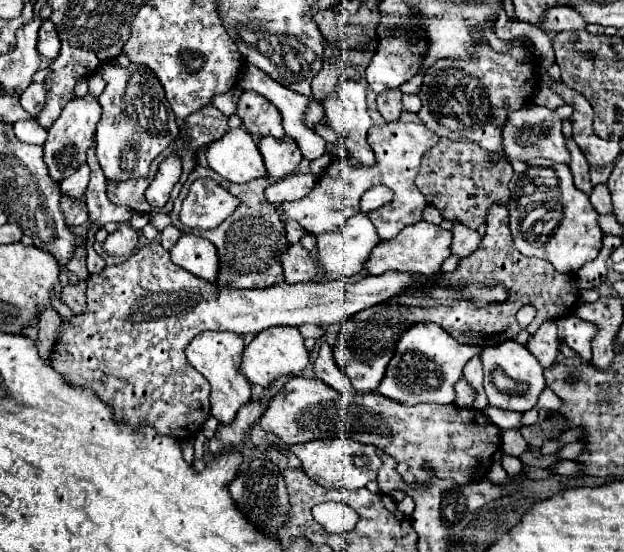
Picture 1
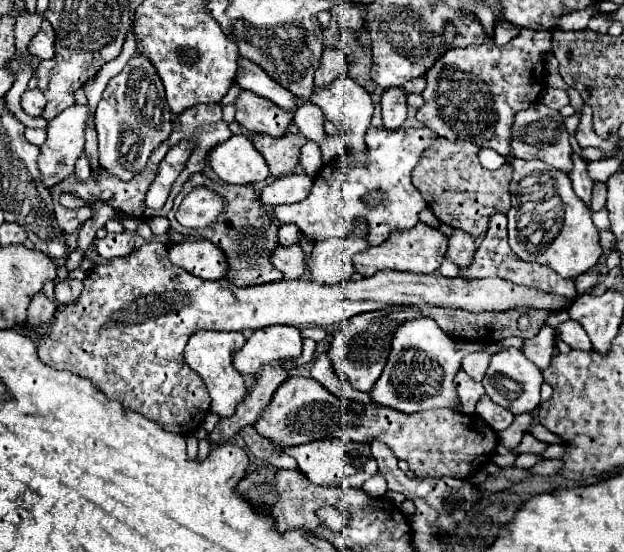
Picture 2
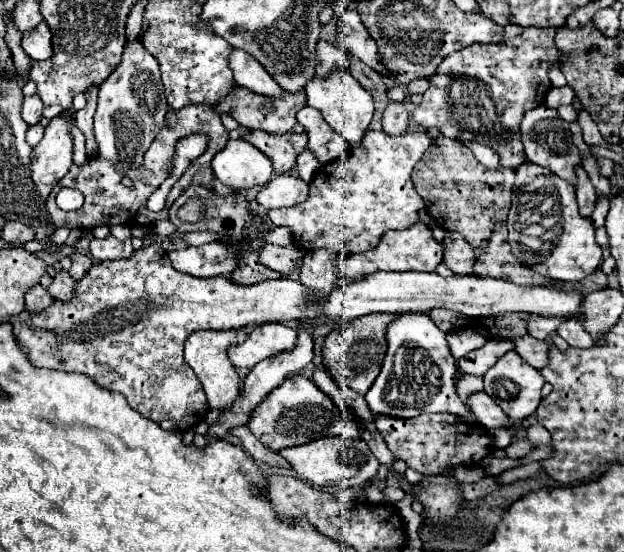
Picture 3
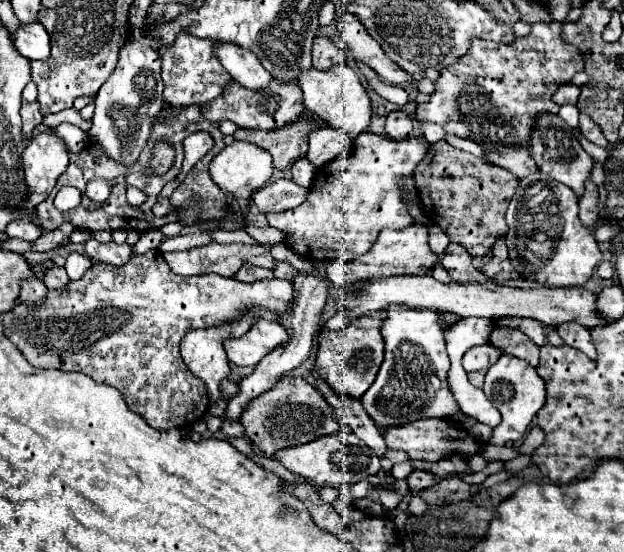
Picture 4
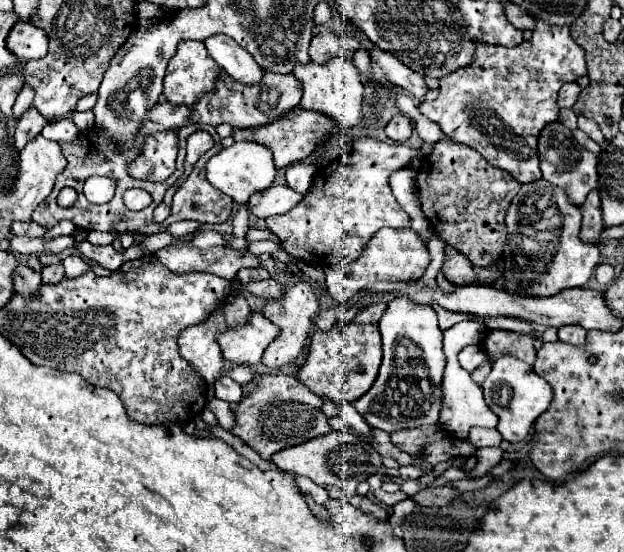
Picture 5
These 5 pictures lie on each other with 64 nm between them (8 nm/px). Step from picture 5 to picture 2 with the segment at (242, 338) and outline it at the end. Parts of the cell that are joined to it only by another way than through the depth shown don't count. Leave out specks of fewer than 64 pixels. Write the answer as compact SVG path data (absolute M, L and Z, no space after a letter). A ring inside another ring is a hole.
M268 326L254 330L246 344L232 354L238 372L258 376L262 366L272 360L290 360L300 356L302 336L294 326Z

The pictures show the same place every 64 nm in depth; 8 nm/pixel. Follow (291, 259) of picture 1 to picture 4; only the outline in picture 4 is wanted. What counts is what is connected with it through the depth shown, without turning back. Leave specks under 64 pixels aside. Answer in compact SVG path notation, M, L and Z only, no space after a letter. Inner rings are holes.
M208 244L202 248L192 248L192 250L184 250L184 252L164 252L162 254L166 264L170 266L170 270L174 274L180 276L196 276L196 274L220 274L224 278L232 278L244 264L256 264L256 266L264 266L264 268L274 268L276 260L270 256L270 250L266 246L244 246L244 244Z

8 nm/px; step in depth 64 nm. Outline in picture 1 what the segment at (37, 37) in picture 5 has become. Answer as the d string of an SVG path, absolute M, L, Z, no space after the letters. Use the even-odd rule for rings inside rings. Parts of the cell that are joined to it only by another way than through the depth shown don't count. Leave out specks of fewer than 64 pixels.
M44 20L42 26L40 26L40 32L38 32L38 44L36 44L36 50L48 58L48 60L54 60L60 52L60 38L56 34L56 26L52 26L52 20Z

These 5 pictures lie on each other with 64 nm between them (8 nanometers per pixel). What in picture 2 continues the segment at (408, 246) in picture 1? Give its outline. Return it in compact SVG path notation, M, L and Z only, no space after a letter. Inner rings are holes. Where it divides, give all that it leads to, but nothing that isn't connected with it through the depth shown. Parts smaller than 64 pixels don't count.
M418 222L410 230L392 232L388 236L388 240L382 242L380 246L374 246L374 248L368 248L366 252L356 254L352 258L352 266L362 276L372 276L372 274L376 274L378 270L384 270L384 268L430 274L430 272L434 272L434 270L440 268L440 264L444 260L444 252L446 252L446 242L448 240L446 240L446 236L442 232L438 232L436 228L430 228L424 222Z

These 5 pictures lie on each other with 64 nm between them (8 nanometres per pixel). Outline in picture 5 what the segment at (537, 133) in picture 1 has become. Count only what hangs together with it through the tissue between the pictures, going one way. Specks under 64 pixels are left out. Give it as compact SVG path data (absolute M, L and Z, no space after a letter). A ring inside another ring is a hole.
M550 124L548 128L544 128L544 132L540 134L540 148L538 148L538 158L540 158L540 168L542 168L542 178L550 184L556 184L560 188L566 190L568 200L574 206L582 206L586 196L598 188L598 176L596 176L596 156L592 152L588 152L584 146L580 146L572 132L562 124Z

